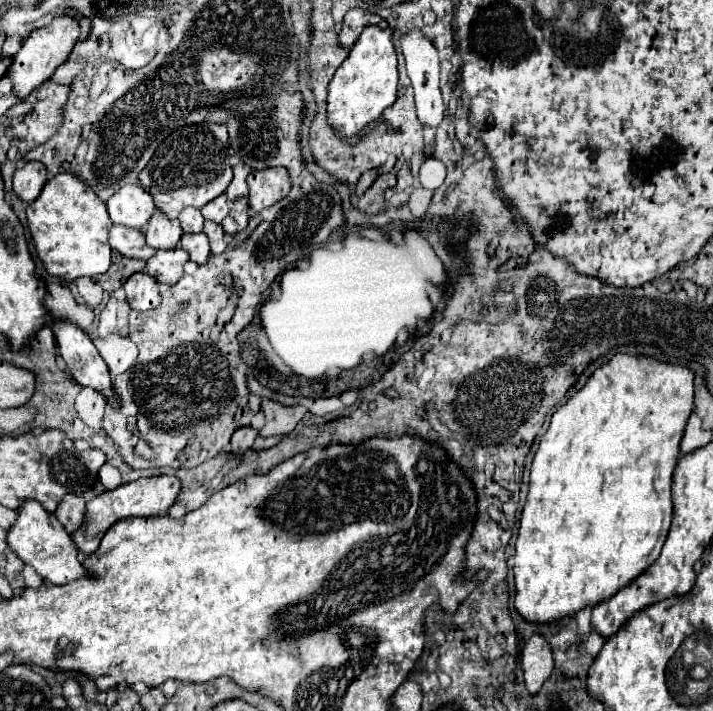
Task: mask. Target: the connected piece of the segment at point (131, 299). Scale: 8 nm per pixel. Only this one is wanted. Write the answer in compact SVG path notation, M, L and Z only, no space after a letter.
M136 273L124 283L126 301L136 311L150 311L160 305L158 281L146 273Z

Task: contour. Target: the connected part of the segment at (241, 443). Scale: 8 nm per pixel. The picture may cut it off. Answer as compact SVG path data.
M238 427L238 431L234 431L232 435L232 453L234 455L242 455L244 451L248 451L256 439L258 431L252 427Z

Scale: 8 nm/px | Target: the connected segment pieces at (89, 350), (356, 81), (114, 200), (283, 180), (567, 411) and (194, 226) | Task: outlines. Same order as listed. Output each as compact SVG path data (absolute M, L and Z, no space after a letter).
M56 321L52 325L52 331L58 343L58 353L64 359L74 381L82 387L100 391L110 401L114 401L114 405L118 405L118 399L112 391L112 377L108 373L108 367L90 337L80 327L64 321Z
M366 27L328 85L328 123L344 137L352 137L368 123L380 119L382 111L396 101L398 69L392 35L392 27Z
M140 185L122 187L108 199L106 207L114 225L122 223L132 229L142 229L156 211L150 193Z
M268 167L262 171L254 171L248 175L248 189L250 207L254 211L262 211L288 195L288 171L284 167Z
M626 353L614 355L606 365L598 367L592 377L586 381L586 385L568 399L566 405L562 405L550 421L548 431L544 433L540 447L534 455L532 469L530 469L530 489L528 497L522 509L520 517L520 529L518 529L518 539L516 539L516 555L514 555L514 609L518 615L536 625L544 623L554 623L564 617L576 615L578 611L586 607L594 607L614 593L618 593L622 587L632 583L634 577L644 573L660 555L660 549L666 541L670 521L672 521L672 471L678 463L680 455L680 439L684 435L686 421L692 413L694 407L694 373L682 365L670 365L670 363L660 363L652 357L634 357Z
M186 207L182 213L180 213L180 223L182 223L182 229L184 233L200 233L202 231L202 225L204 225L204 217L198 209L194 207Z

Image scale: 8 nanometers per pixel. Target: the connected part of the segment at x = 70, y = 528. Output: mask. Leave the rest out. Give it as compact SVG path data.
M66 495L62 499L62 503L58 505L54 515L66 527L68 533L74 533L84 523L84 511L86 511L84 497L80 497L80 495Z

